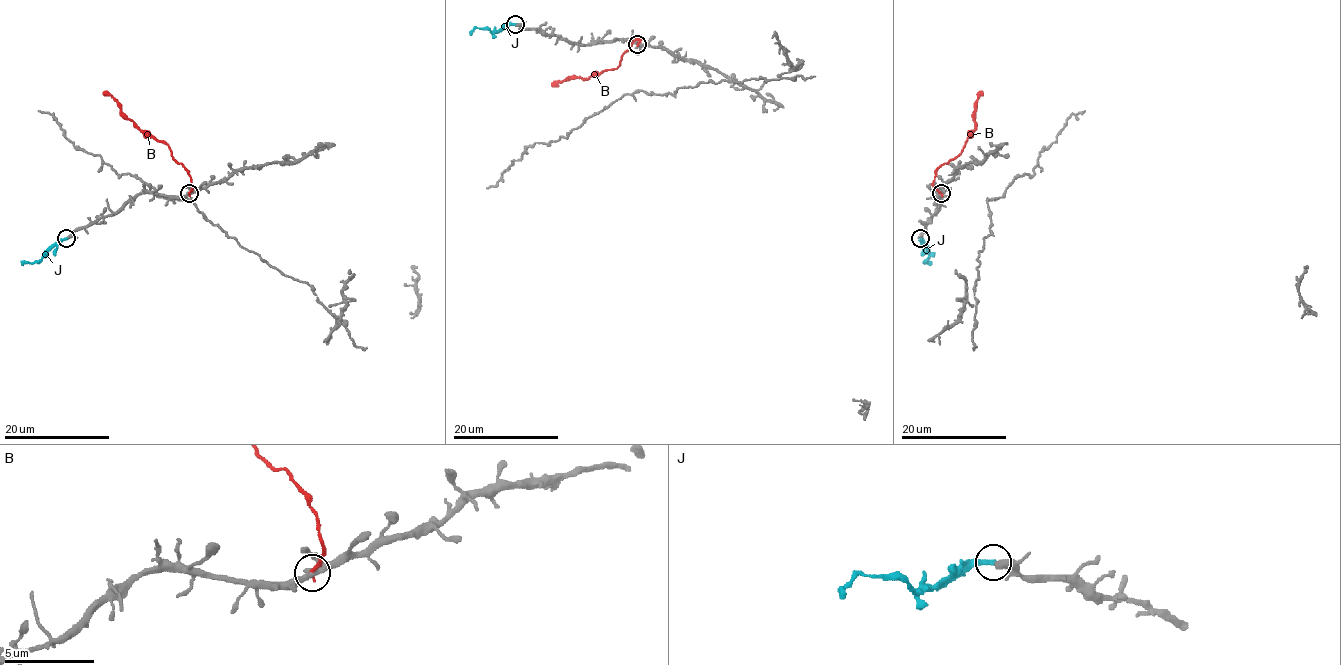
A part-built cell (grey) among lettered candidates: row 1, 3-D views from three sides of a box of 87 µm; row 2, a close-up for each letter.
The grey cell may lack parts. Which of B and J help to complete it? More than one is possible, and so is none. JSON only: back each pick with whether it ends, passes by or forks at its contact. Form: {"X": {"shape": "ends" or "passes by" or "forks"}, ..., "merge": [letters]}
{"J": {"shape": "ends"}, "merge": ["J"]}

